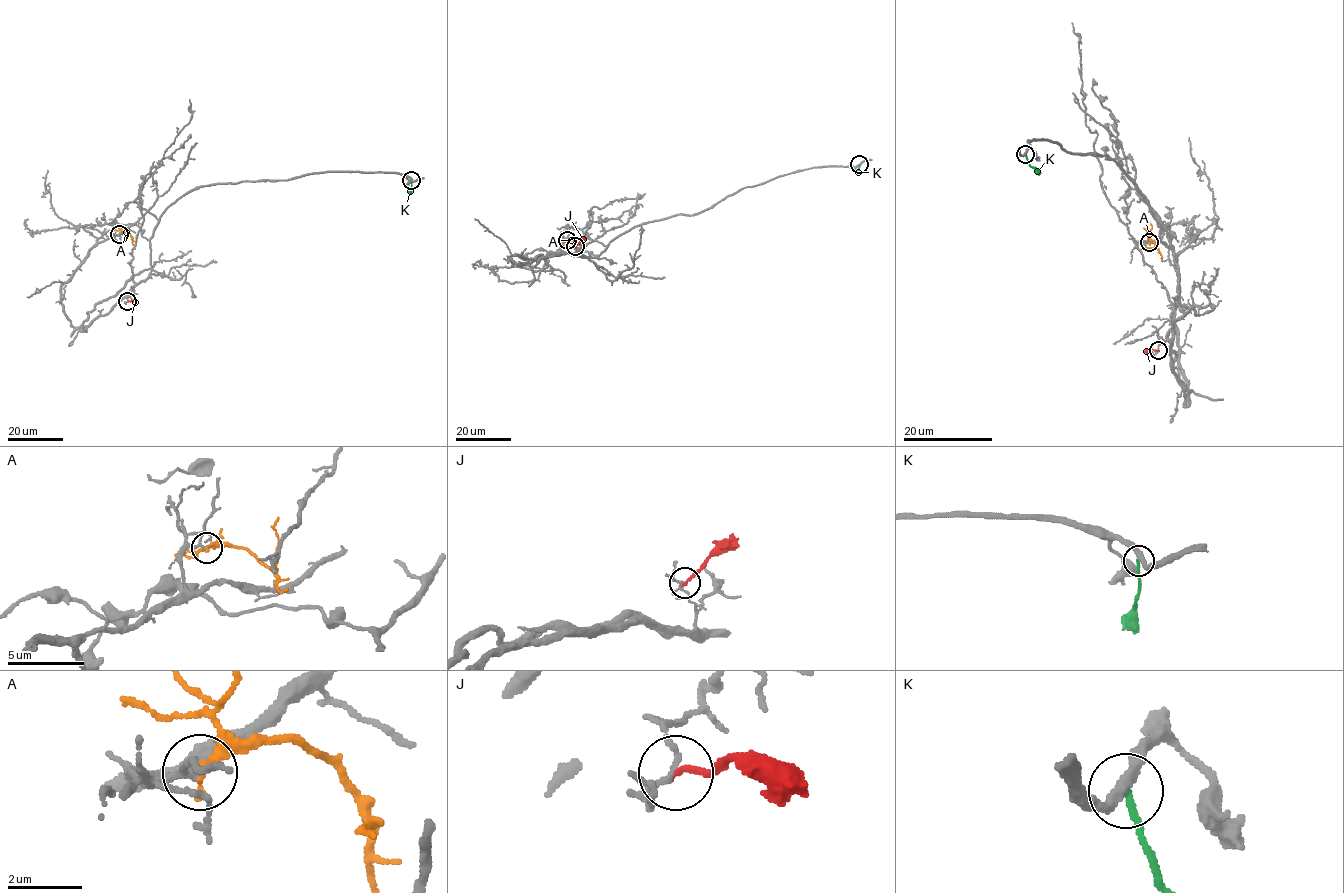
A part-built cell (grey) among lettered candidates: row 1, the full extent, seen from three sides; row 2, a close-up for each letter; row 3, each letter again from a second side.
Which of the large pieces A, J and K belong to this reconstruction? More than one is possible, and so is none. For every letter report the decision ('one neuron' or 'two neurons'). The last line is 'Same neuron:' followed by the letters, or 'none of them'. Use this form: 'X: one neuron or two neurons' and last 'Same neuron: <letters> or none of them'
A: two neurons
J: two neurons
K: two neurons
Same neuron: none of them

